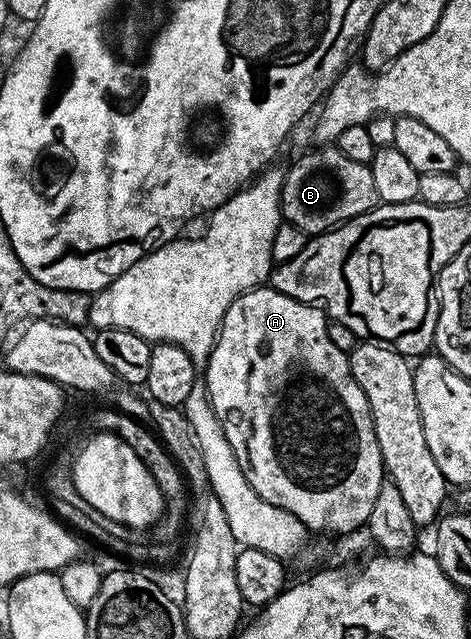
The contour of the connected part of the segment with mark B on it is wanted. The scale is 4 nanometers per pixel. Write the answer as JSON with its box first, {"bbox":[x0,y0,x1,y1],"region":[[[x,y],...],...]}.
{"bbox":[280,147,377,235],"region":[[[312,147],[309,153],[302,154],[289,169],[286,169],[284,186],[280,188],[280,211],[283,220],[309,235],[337,229],[342,223],[367,213],[377,204],[377,201],[372,166],[354,163],[354,159],[342,155],[342,151],[335,147]]]}

